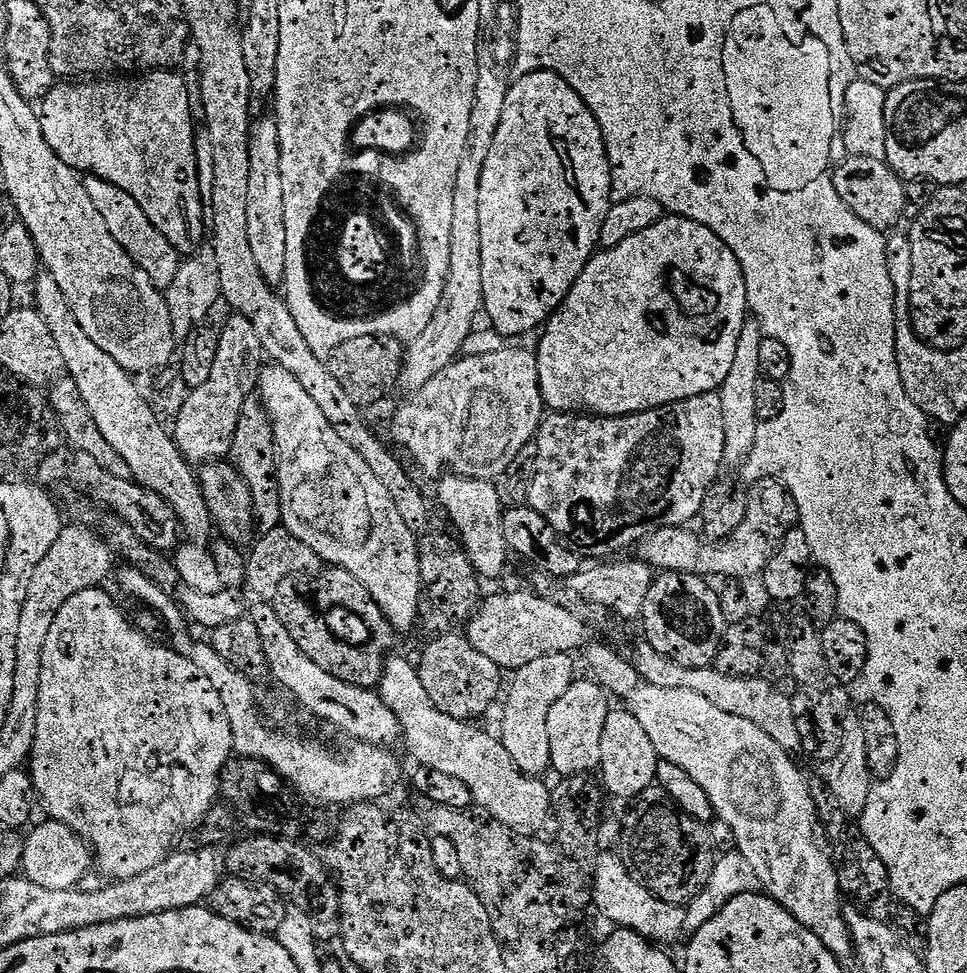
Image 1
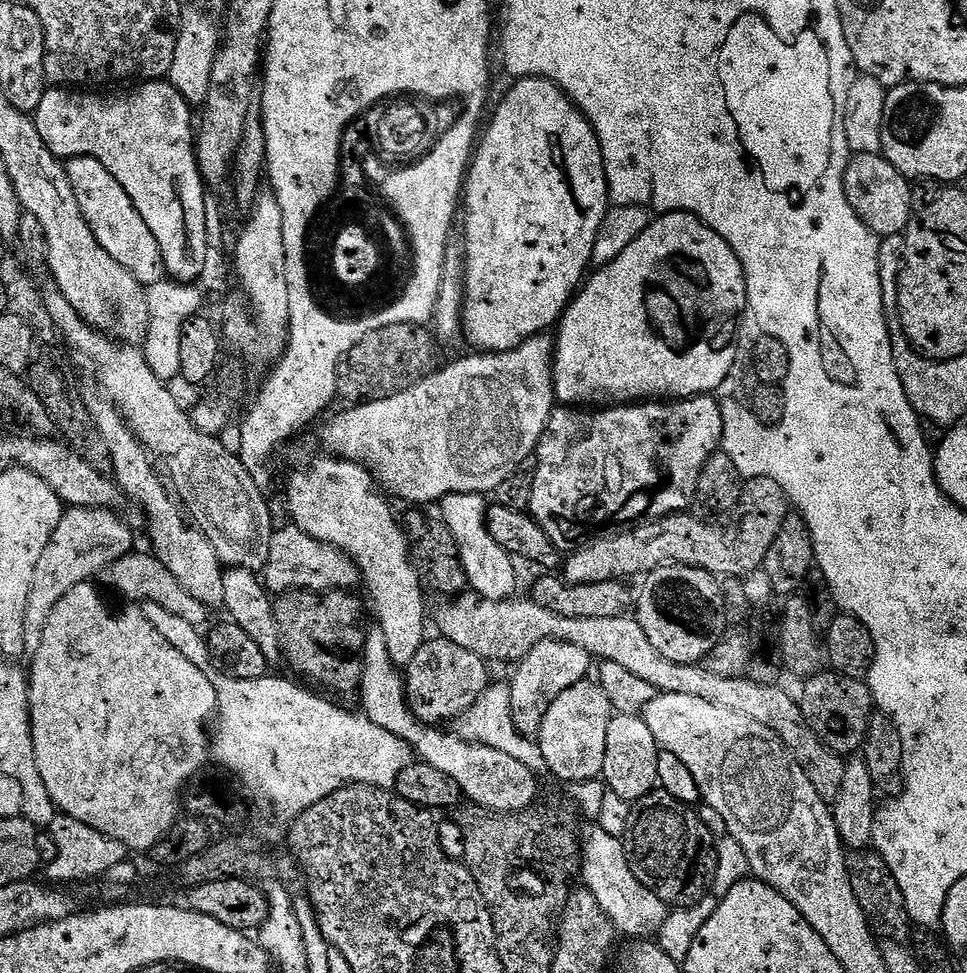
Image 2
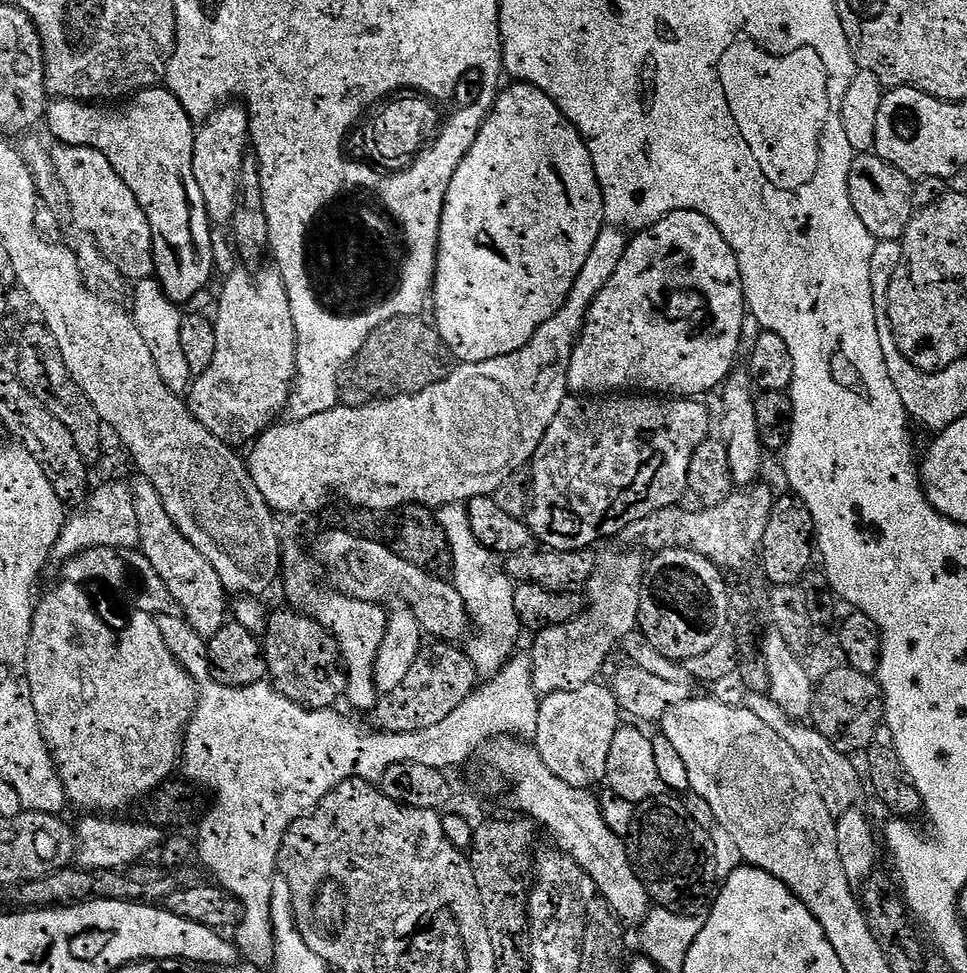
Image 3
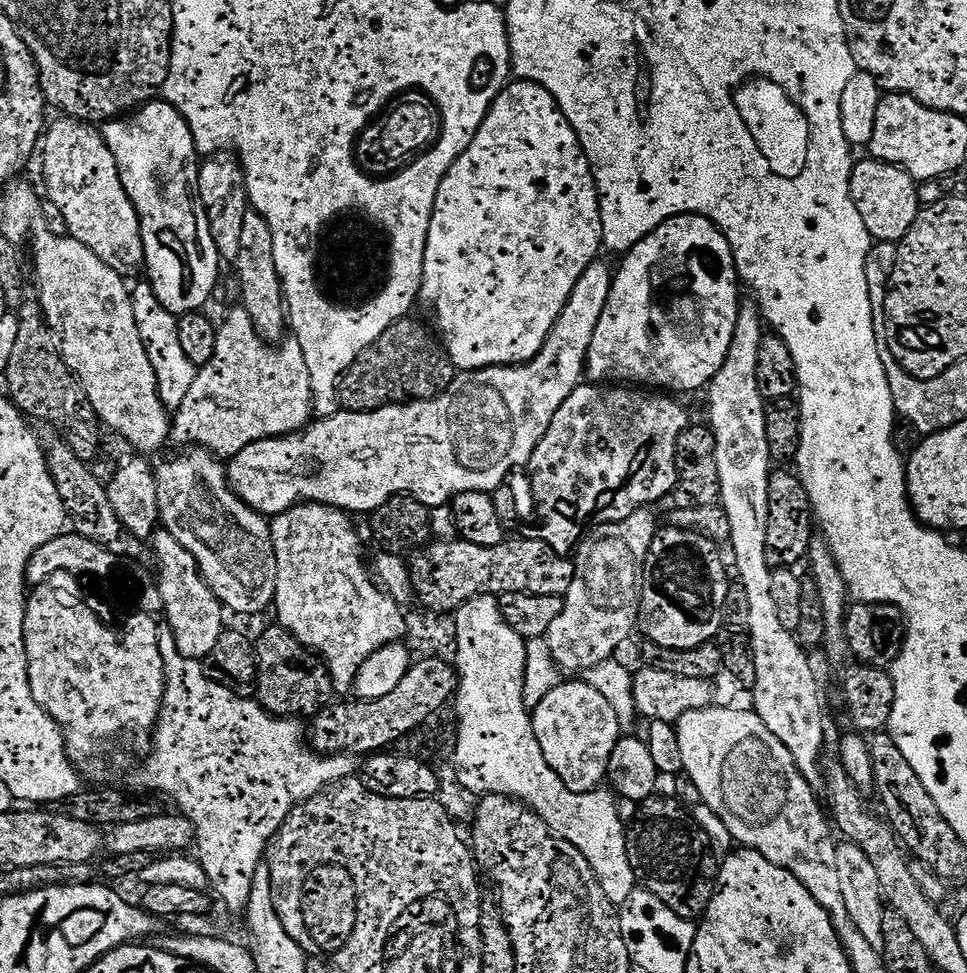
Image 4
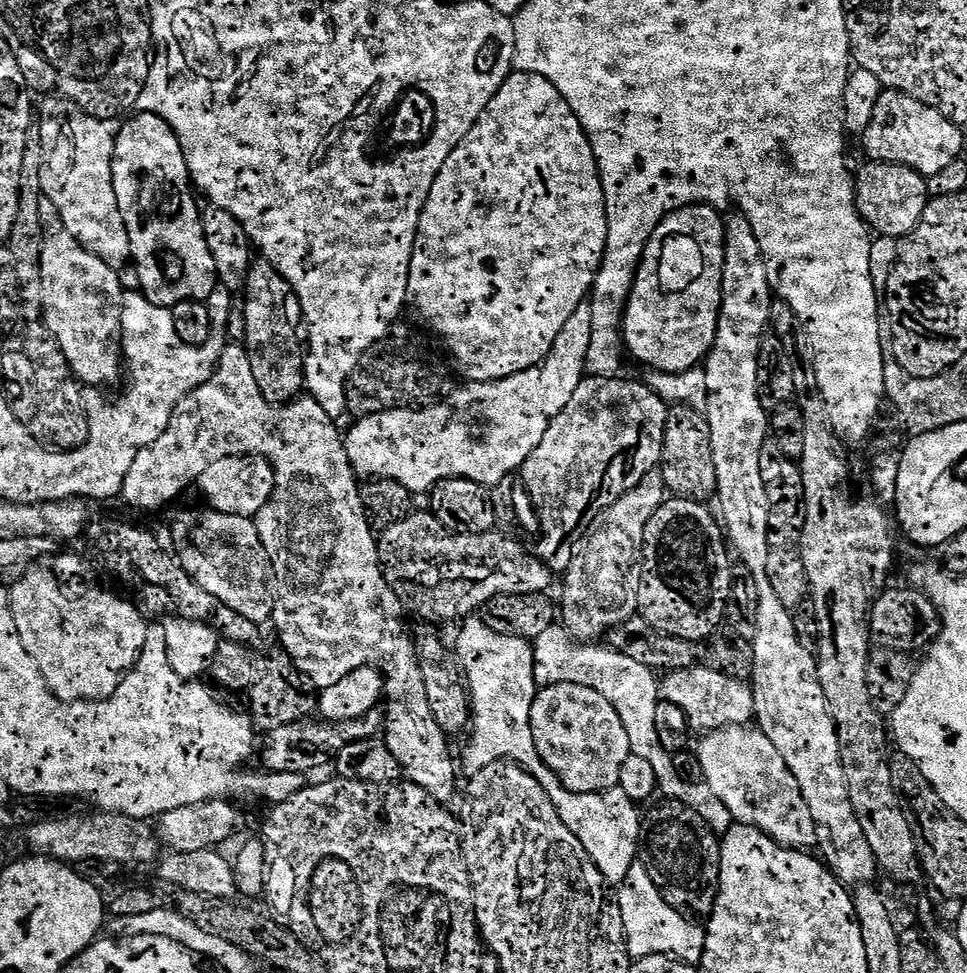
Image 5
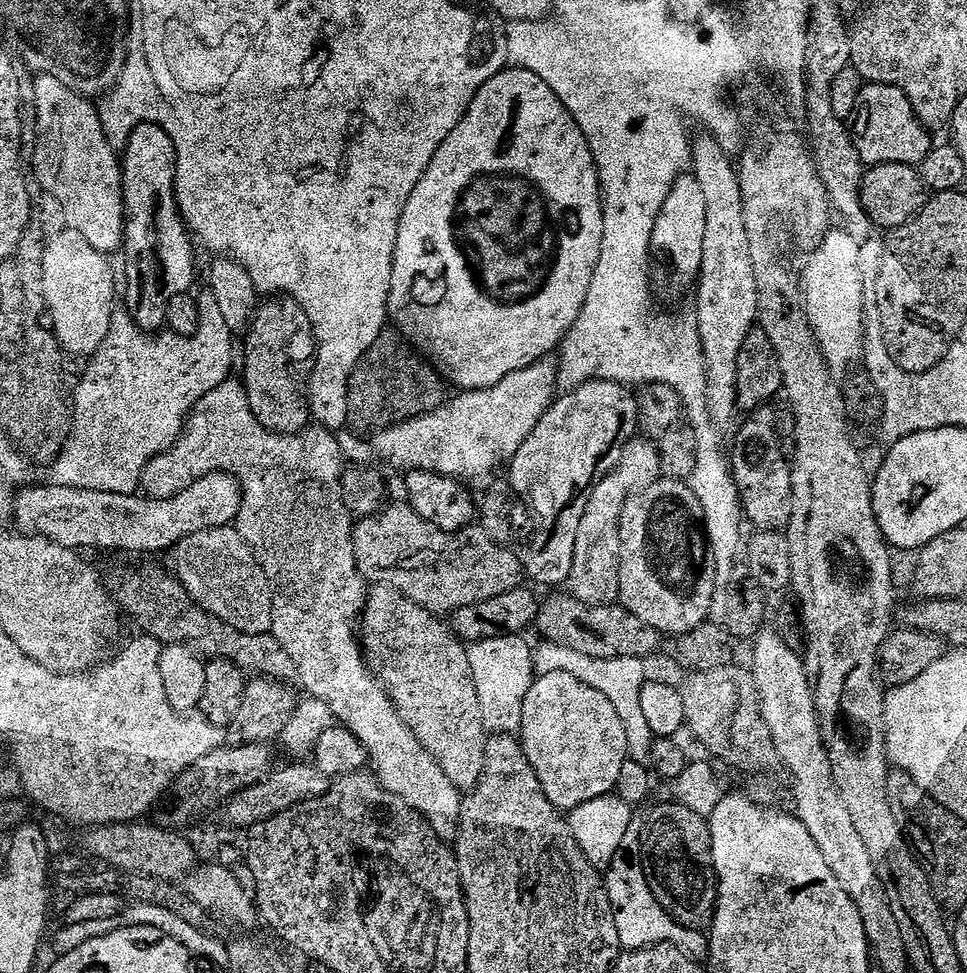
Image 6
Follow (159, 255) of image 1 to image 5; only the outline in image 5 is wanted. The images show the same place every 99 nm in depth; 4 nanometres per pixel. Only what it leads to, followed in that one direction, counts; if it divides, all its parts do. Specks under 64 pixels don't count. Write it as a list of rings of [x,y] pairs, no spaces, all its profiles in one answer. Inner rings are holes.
[[[63,98],[53,99],[53,104],[48,104],[44,108],[44,118],[39,121],[42,132],[42,147],[46,152],[45,165],[42,166],[42,190],[43,195],[50,198],[50,202],[54,202],[54,206],[60,211],[61,222],[63,224],[63,231],[68,235],[74,237],[83,248],[88,248],[96,256],[102,258],[102,262],[106,262],[111,268],[120,270],[123,269],[123,264],[126,265],[131,261],[132,251],[130,250],[130,238],[128,237],[128,231],[126,226],[122,222],[122,214],[118,210],[118,197],[114,192],[114,178],[112,177],[112,159],[116,156],[116,137],[113,129],[111,128],[109,121],[99,120],[94,118],[90,114],[86,114],[77,104],[72,104],[69,100]]]

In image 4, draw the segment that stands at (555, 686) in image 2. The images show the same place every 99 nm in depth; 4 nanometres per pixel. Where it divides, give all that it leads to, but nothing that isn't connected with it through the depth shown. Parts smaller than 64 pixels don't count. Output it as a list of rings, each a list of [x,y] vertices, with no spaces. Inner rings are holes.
[[[648,508],[640,509],[635,511],[634,514],[630,514],[628,518],[623,519],[622,522],[600,524],[598,527],[587,533],[577,545],[577,549],[572,560],[575,566],[575,578],[571,580],[570,590],[568,590],[567,594],[564,596],[562,613],[558,614],[557,618],[554,618],[554,621],[551,622],[550,628],[544,637],[548,647],[550,648],[551,656],[563,671],[568,672],[568,670],[570,670],[572,671],[572,674],[580,674],[588,671],[590,666],[596,666],[599,662],[611,659],[611,657],[616,654],[615,651],[631,636],[632,632],[635,633],[638,626],[639,602],[641,600],[641,592],[643,591],[644,584],[644,566],[648,555],[650,554],[651,545],[658,529],[656,518],[651,512],[653,511]]]

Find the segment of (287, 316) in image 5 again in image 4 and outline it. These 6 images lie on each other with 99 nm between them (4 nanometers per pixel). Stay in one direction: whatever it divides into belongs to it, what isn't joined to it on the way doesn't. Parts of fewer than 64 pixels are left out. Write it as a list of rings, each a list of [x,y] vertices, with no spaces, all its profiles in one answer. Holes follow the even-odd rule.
[[[248,210],[243,219],[234,267],[236,282],[241,284],[240,304],[246,310],[246,314],[252,316],[254,330],[264,340],[279,341],[285,335],[284,330],[286,332],[284,292],[280,285],[278,270],[274,266],[274,238],[270,234],[270,226],[266,226],[266,218],[259,216],[255,210]]]

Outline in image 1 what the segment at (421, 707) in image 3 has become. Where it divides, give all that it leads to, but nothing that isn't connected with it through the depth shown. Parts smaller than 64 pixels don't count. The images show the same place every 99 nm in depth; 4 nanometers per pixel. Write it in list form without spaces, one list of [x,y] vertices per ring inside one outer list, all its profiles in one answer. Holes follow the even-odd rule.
[[[445,634],[440,643],[433,647],[427,659],[430,661],[422,667],[422,675],[426,692],[438,710],[450,714],[459,720],[475,721],[496,699],[501,699],[500,676],[502,670],[482,650],[470,643],[467,635],[452,636]]]

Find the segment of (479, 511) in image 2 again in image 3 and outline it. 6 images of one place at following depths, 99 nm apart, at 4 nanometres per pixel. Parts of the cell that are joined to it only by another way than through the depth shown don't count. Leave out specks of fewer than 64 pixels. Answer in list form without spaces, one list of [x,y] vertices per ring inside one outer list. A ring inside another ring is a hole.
[[[467,503],[444,504],[435,509],[435,514],[442,530],[450,537],[451,583],[456,585],[458,594],[462,594],[464,608],[468,611],[468,618],[474,629],[466,644],[467,654],[481,677],[499,677],[505,664],[517,651],[516,643],[520,640],[520,632],[522,633],[520,619],[514,610],[516,584],[507,571],[500,569],[499,572],[498,569],[492,568],[493,553],[483,548],[478,538],[474,538],[474,530],[470,530]]]

